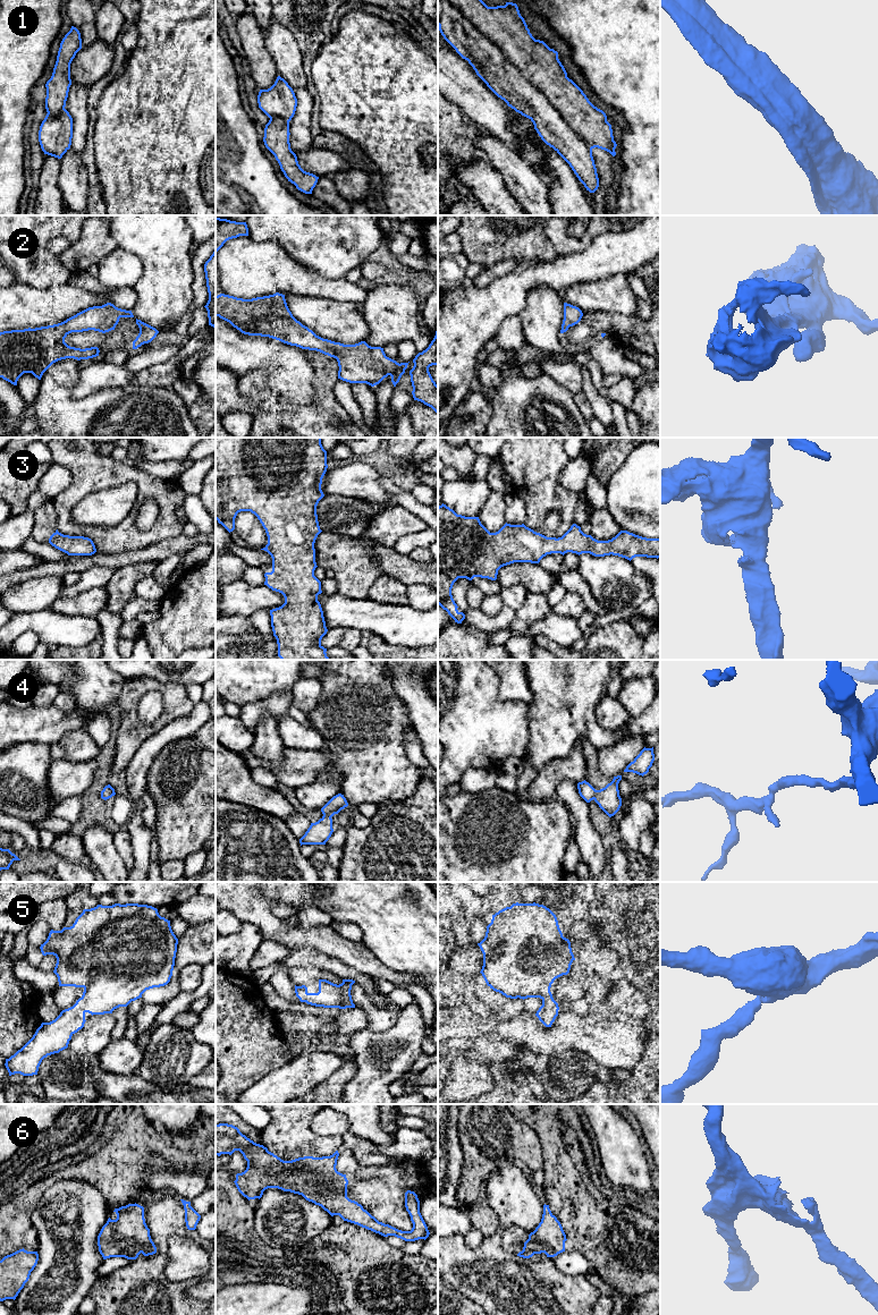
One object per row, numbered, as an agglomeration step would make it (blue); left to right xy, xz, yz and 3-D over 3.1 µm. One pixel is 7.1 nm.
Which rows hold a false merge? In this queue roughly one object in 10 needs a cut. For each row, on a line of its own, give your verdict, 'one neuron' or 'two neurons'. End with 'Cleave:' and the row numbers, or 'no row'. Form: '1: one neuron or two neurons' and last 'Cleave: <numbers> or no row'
1: one neuron
2: one neuron
3: one neuron
4: one neuron
5: one neuron
6: one neuron
Cleave: no row

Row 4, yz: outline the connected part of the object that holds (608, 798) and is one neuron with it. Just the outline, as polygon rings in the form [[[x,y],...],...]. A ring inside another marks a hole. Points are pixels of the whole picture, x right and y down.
[[[622,775],[614,777],[613,781],[600,790],[596,790],[584,780],[577,783],[579,794],[586,803],[594,800],[599,807],[611,817],[622,806],[622,798],[618,790],[620,780]]]

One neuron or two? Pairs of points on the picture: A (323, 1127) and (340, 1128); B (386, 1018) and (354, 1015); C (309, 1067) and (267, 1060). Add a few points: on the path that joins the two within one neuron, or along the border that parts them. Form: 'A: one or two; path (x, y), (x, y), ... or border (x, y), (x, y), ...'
A: one; path (328, 1127), (336, 1127)
B: two; border (355, 1006), (366, 1014), (366, 1027)
C: two; border (287, 1061), (262, 1078)

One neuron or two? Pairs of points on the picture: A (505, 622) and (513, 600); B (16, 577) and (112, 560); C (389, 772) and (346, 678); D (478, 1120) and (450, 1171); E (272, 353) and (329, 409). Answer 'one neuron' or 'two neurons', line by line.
A: two neurons
B: one neuron
C: one neuron
D: two neurons
E: two neurons

